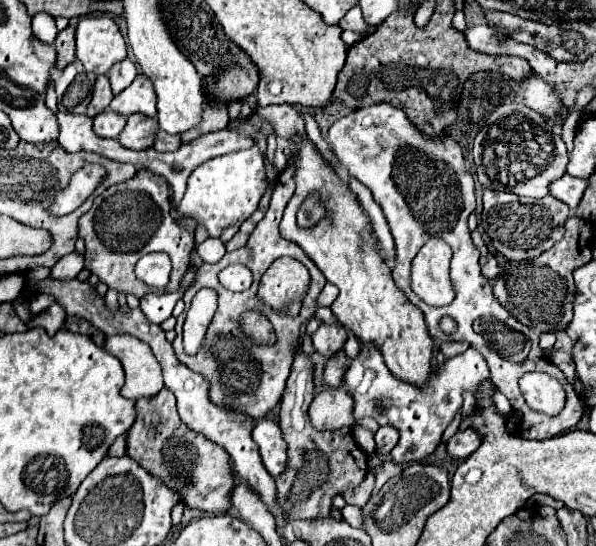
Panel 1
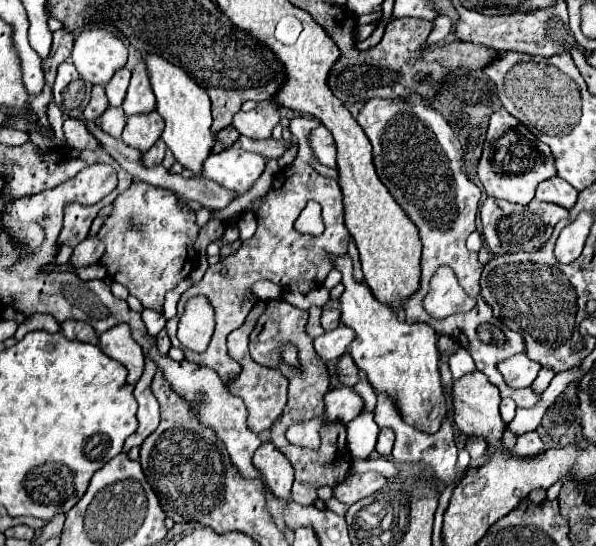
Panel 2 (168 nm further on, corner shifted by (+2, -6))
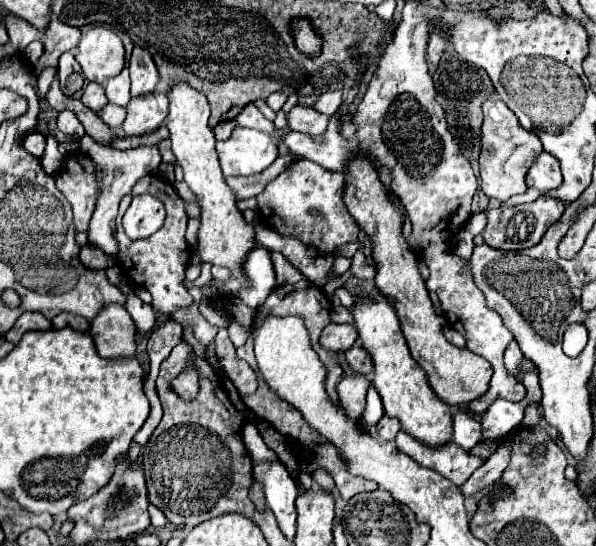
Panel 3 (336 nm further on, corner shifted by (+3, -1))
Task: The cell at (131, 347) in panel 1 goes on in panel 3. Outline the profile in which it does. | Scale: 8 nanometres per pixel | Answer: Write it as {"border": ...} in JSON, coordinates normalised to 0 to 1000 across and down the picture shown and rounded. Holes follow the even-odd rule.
{"border":[[[178,557],[151,590],[151,615],[171,656],[225,652],[228,597],[205,557]]]}

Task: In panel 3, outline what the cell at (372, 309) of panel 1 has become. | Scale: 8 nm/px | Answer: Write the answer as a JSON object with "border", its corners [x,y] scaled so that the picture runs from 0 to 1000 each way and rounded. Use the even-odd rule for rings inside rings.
{"border":[[[604,549],[594,560],[591,579],[604,630],[628,659],[628,681],[621,685],[621,696],[641,725],[648,758],[668,766],[674,788],[715,817],[728,821],[758,810],[758,751],[728,722],[718,703],[715,681],[688,652],[661,560],[641,549]]]}

